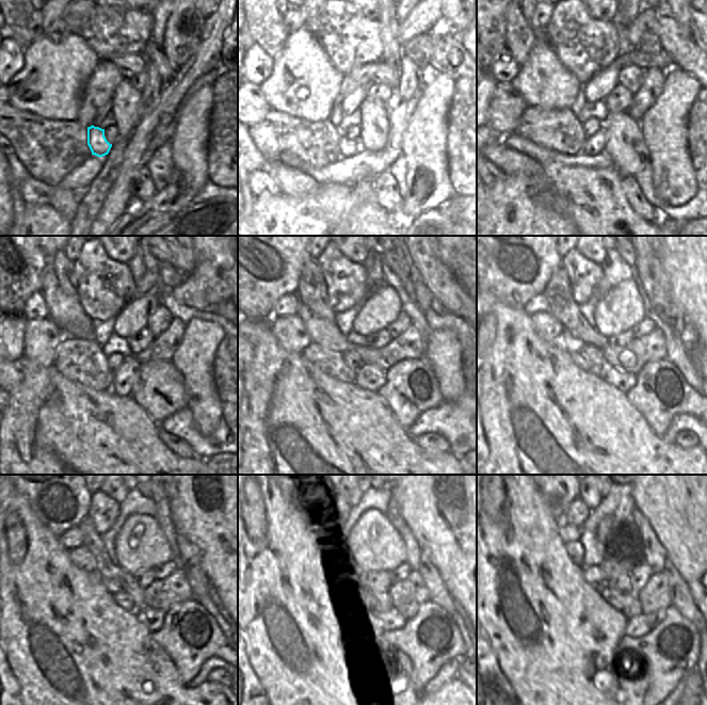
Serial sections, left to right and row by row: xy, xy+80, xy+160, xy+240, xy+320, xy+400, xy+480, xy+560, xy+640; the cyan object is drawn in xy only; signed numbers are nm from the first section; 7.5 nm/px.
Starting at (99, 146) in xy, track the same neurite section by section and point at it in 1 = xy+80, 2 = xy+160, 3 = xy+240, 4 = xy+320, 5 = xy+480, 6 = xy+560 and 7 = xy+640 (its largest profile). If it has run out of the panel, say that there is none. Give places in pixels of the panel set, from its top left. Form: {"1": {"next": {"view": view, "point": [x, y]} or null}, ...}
{"1": {"next": {"view": "xy+80", "point": [348, 147]}}, "2": {"next": {"view": "xy+160", "point": [593, 145]}}, "3": {"next": {"view": "xy+240", "point": [124, 380]}}, "4": {"next": {"view": "xy+320", "point": [369, 377]}}, "5": {"next": {"view": "xy+480", "point": [154, 619]}}, "6": {"next": {"view": "xy+560", "point": [394, 622]}}, "7": {"next": {"view": "xy+640", "point": [638, 626]}}}

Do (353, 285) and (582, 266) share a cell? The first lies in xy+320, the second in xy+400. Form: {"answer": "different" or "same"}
{"answer": "same"}

